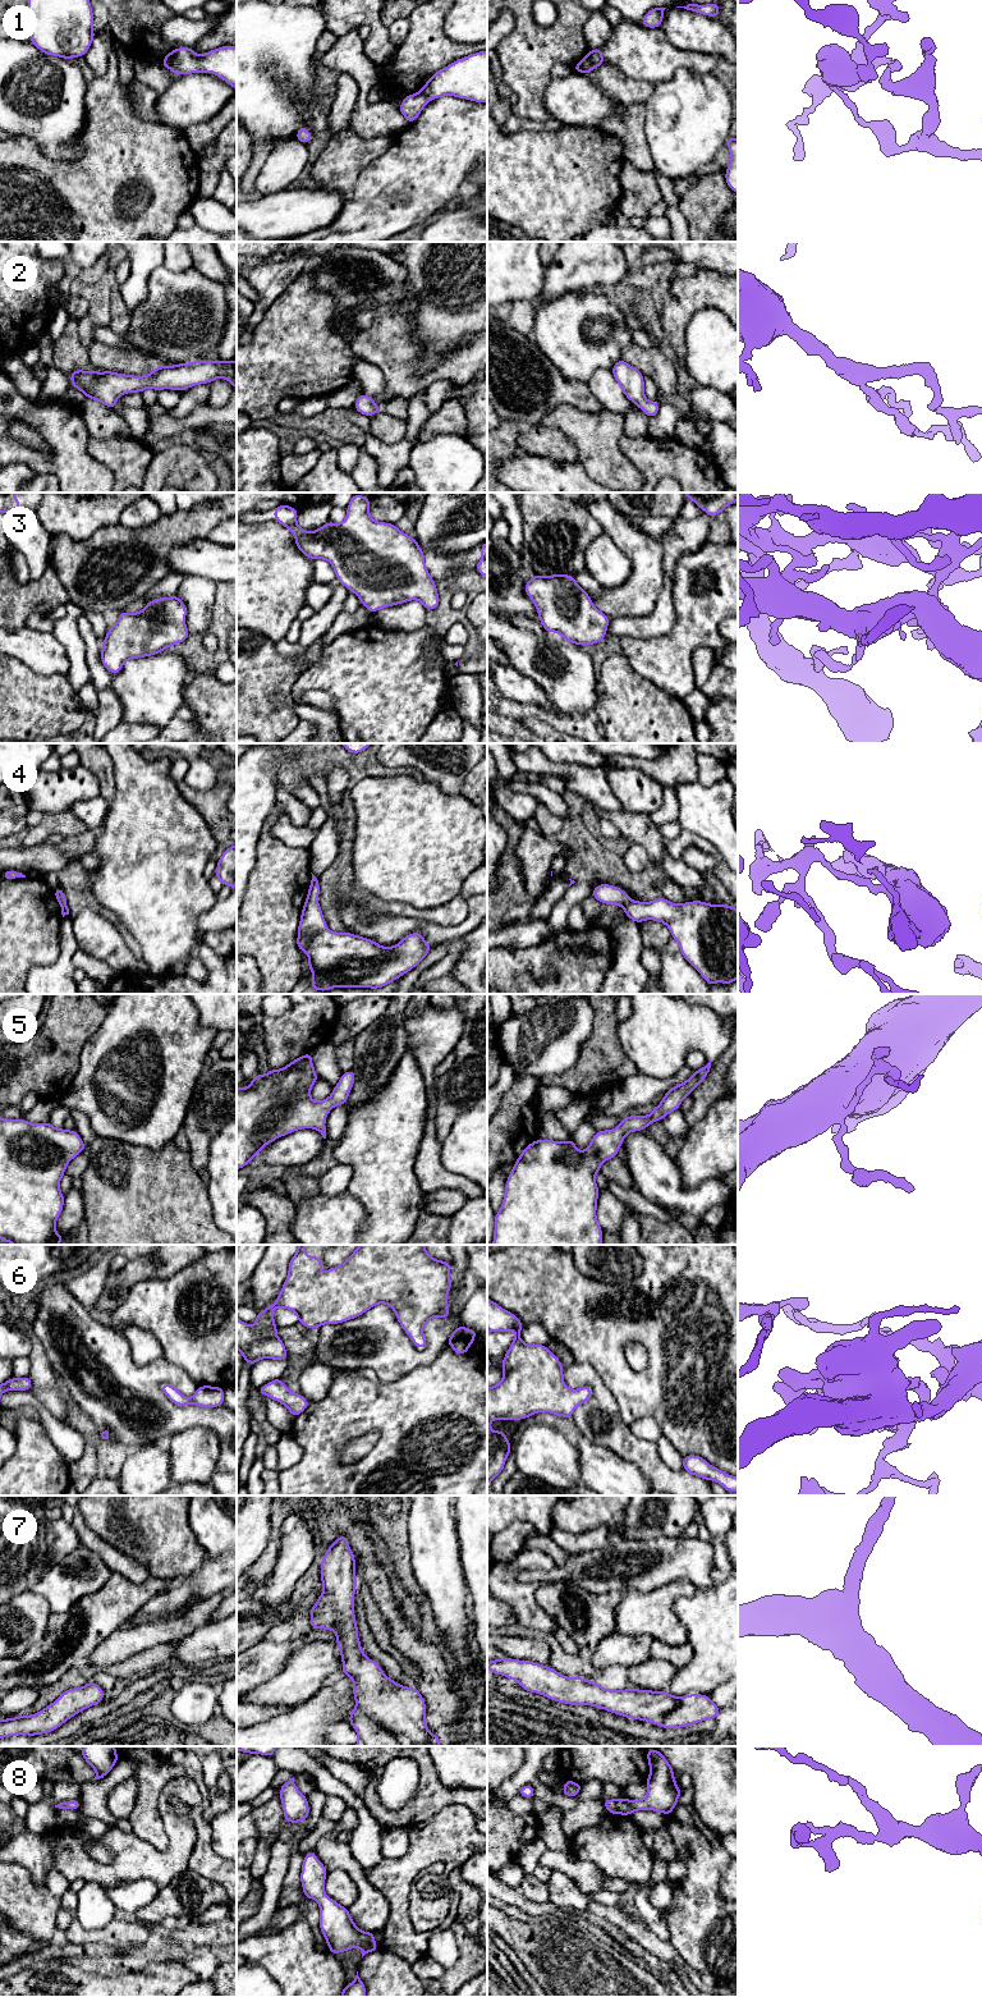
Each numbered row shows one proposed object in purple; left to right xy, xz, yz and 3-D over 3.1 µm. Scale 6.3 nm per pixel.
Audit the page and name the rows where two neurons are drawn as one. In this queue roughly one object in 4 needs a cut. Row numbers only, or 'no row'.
1, 4

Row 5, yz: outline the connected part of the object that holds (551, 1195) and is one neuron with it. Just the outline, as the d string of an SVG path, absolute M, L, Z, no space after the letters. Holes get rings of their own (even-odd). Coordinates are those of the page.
M711 1061L688 1080L669 1089L648 1116L628 1116L616 1128L597 1131L583 1151L577 1149L573 1137L566 1142L537 1139L528 1144L505 1182L503 1205L495 1213L492 1245L602 1245L604 1231L596 1217L600 1188L595 1181L601 1164L616 1158L629 1132L642 1131L679 1109L683 1099L707 1077L710 1068Z

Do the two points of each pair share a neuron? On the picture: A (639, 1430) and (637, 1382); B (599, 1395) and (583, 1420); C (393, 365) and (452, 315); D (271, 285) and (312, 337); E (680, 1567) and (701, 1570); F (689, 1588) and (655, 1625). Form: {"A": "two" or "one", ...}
{"A": "two", "B": "one", "C": "two", "D": "two", "E": "one", "F": "one"}

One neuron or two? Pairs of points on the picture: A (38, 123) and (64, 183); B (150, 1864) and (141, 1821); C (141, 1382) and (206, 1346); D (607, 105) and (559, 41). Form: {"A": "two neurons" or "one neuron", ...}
{"A": "two neurons", "B": "two neurons", "C": "two neurons", "D": "two neurons"}

